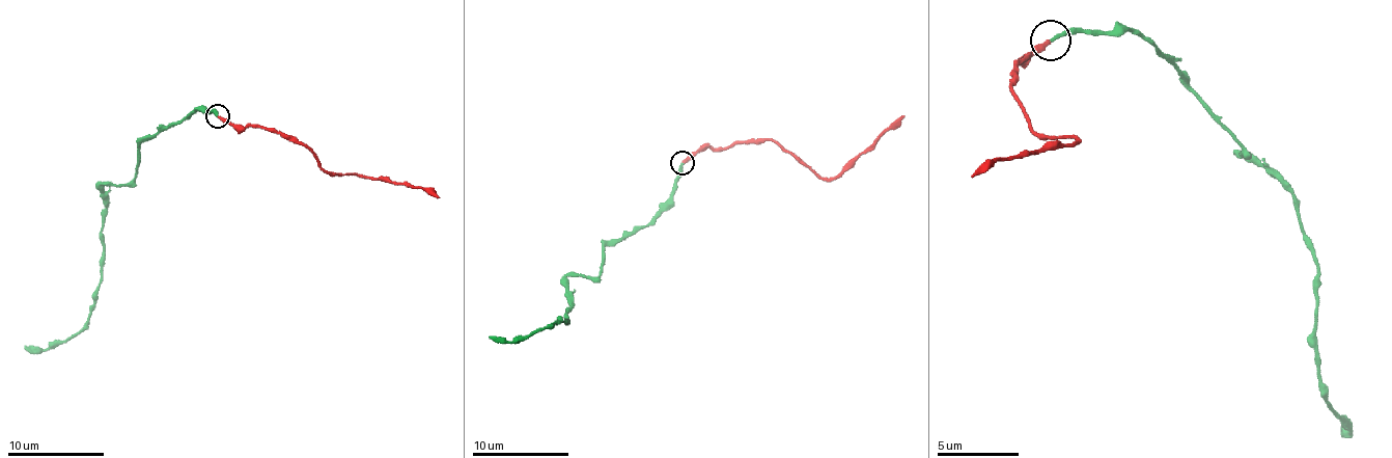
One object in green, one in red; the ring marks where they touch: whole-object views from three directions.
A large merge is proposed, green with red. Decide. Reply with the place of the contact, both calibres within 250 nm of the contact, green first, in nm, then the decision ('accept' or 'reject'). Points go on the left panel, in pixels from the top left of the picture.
(217, 116) | 240/280 nm | accept

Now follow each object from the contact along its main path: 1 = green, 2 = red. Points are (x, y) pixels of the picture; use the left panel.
1: (217, 115), (192, 110), (161, 128), (139, 144), (132, 179), (103, 186), (90, 317), (47, 349), (25, 346)
2: (217, 115), (244, 126), (262, 126), (284, 133), (309, 150), (326, 171), (372, 177), (430, 188), (440, 198)

